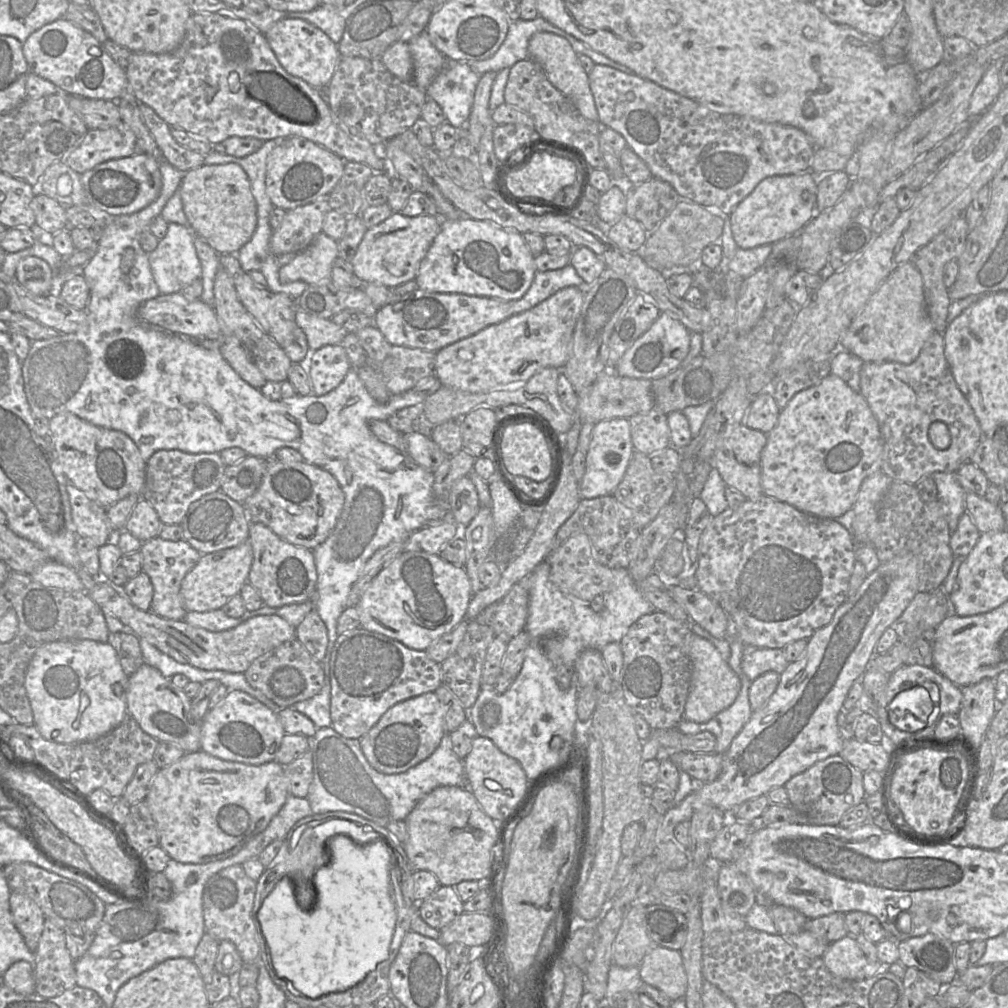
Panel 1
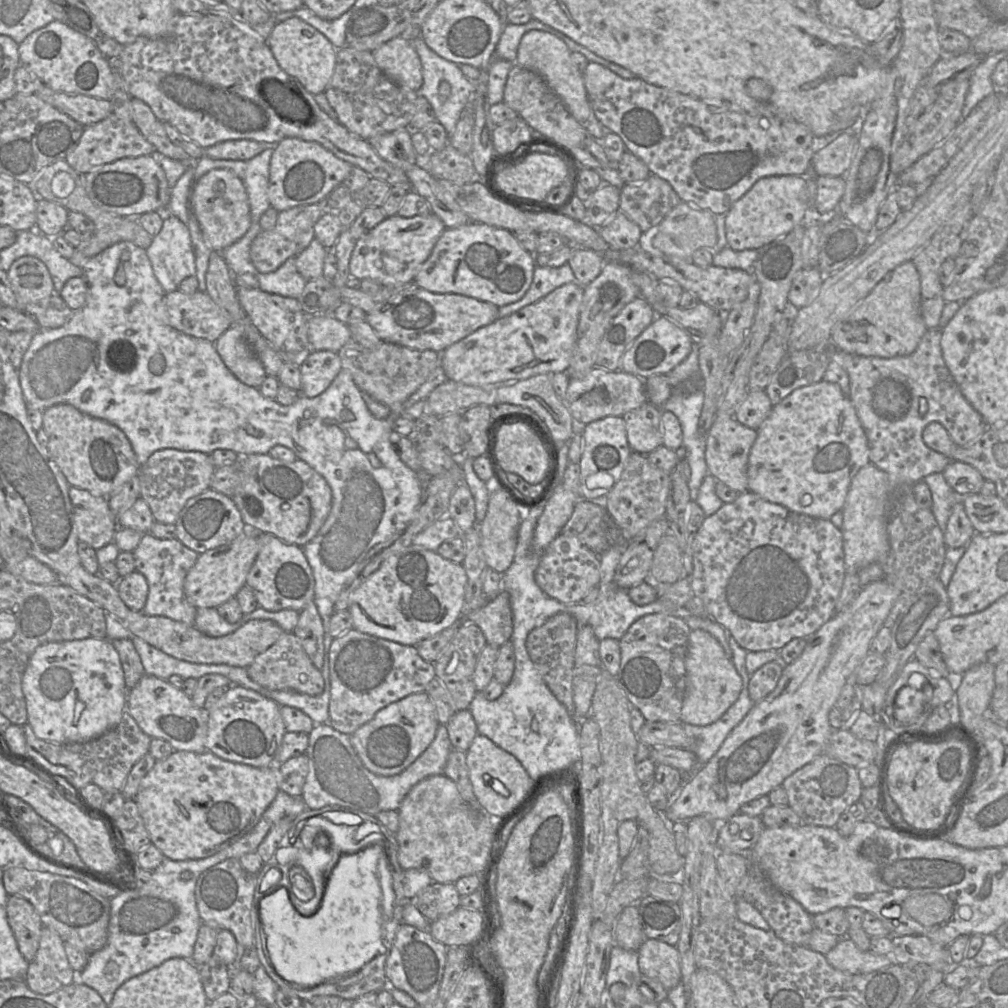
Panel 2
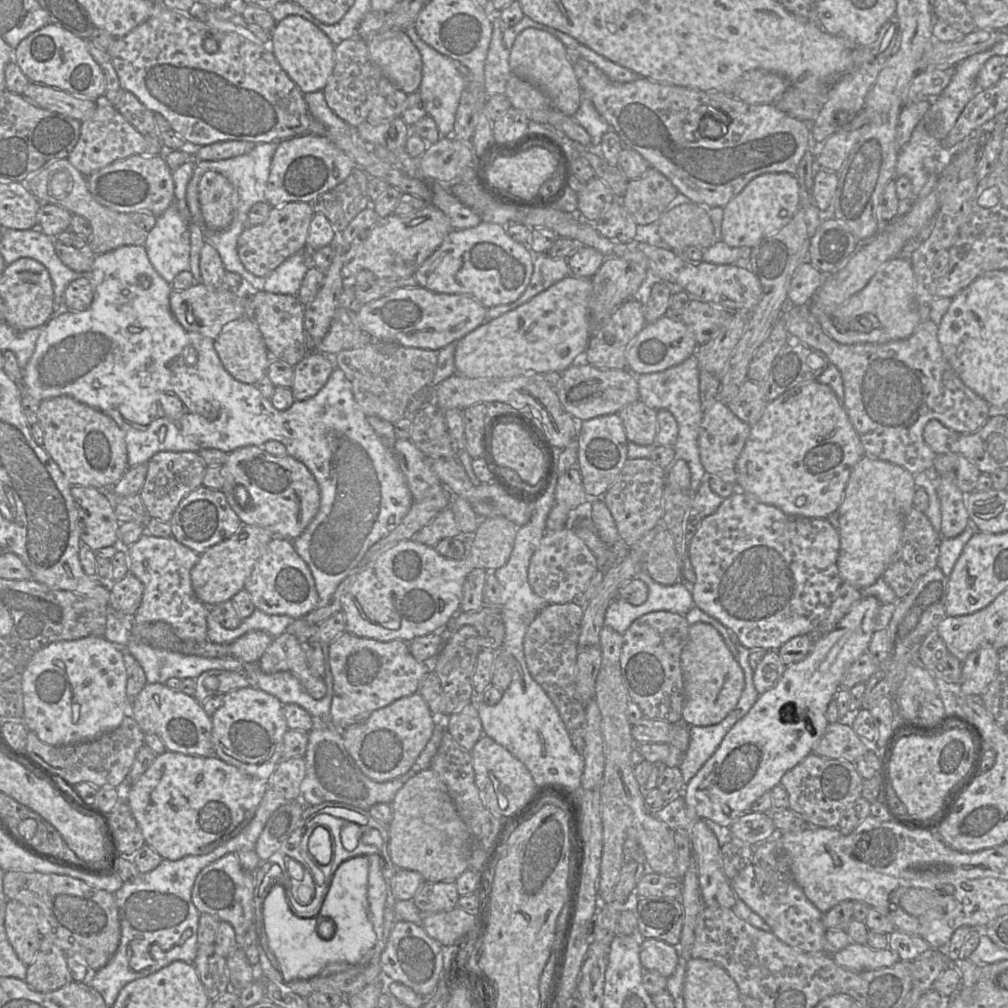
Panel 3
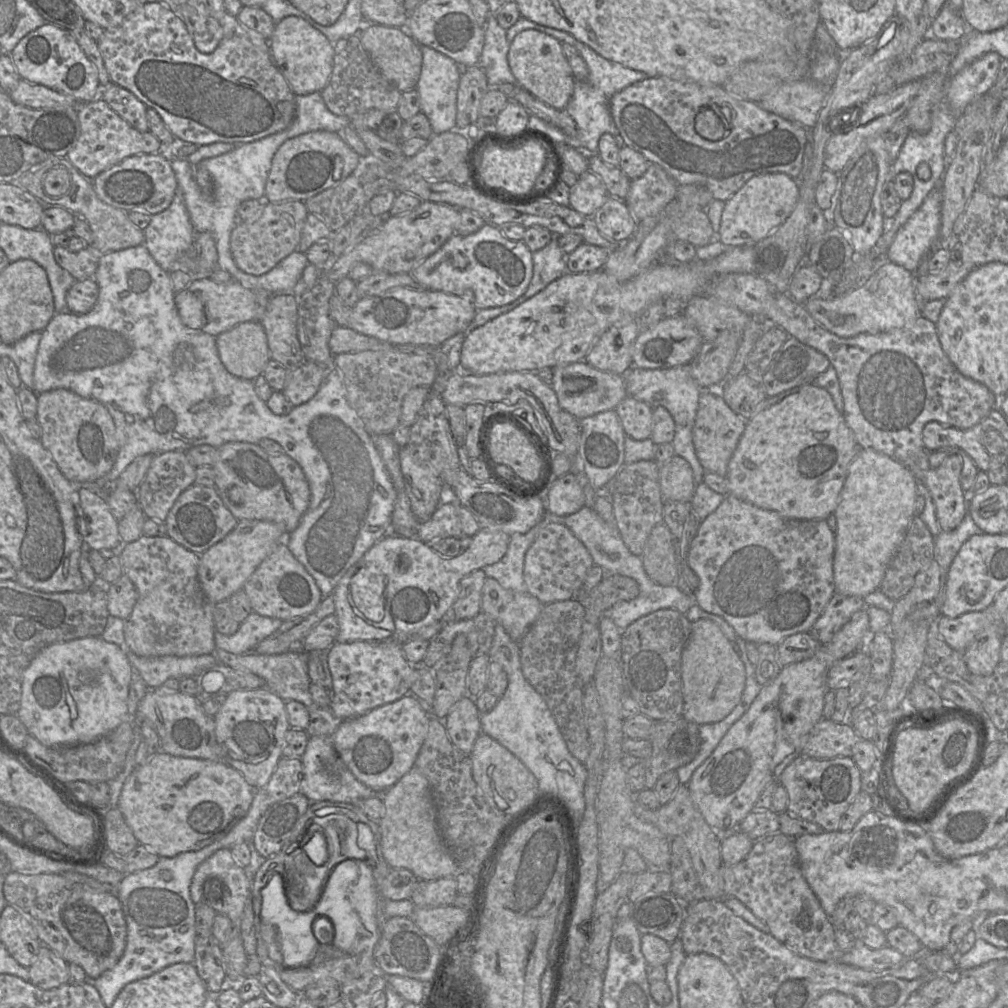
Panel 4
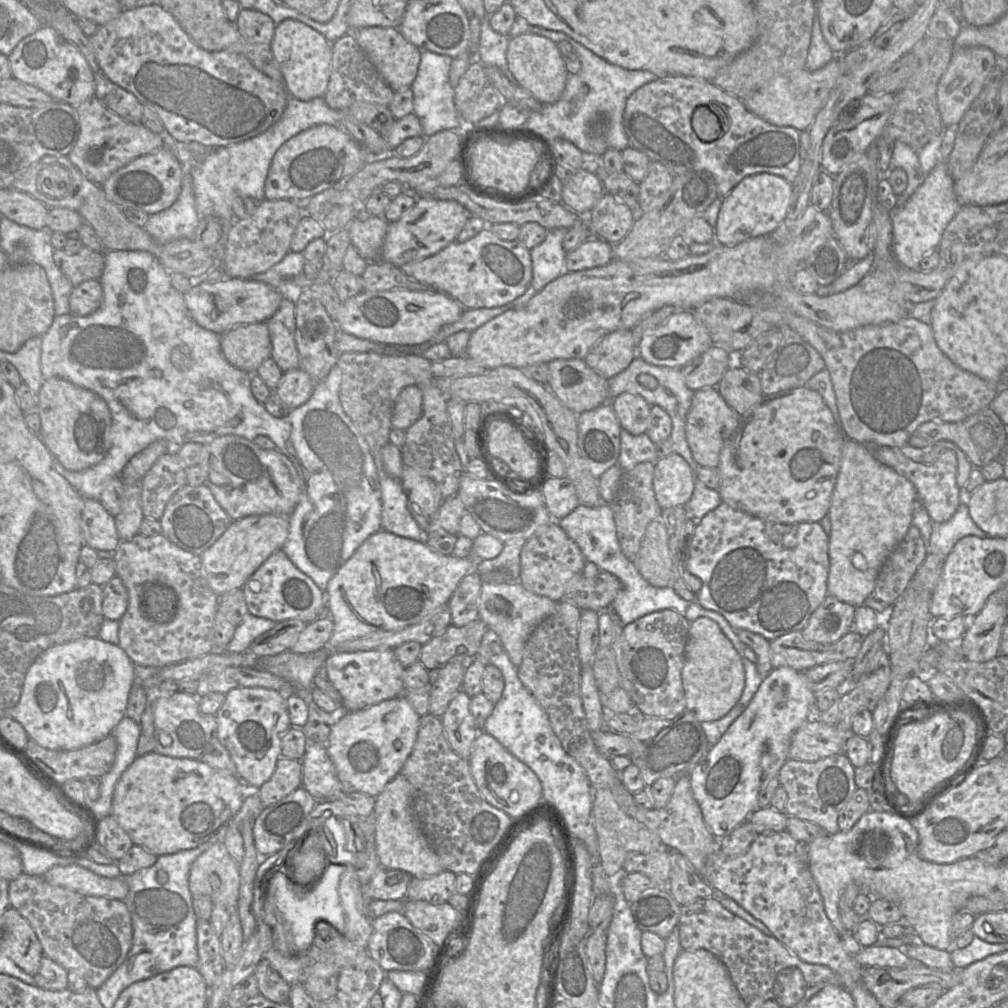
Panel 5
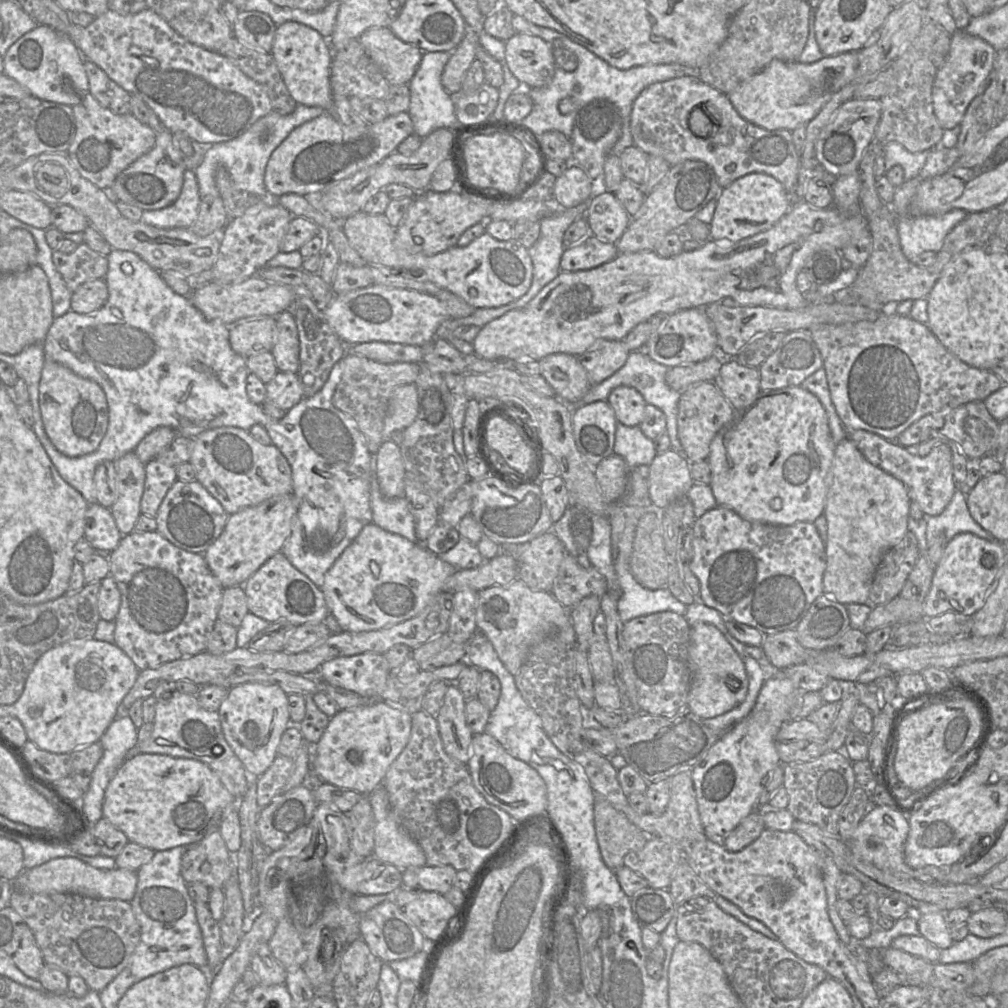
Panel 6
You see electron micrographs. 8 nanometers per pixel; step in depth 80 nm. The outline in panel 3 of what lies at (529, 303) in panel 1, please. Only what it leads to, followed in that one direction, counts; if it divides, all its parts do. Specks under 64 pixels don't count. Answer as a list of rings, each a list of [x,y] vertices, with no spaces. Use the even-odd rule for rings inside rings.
[[[547,253],[534,254],[534,271],[524,293],[510,304],[488,308],[486,321],[516,309],[570,274],[565,258],[552,258]]]

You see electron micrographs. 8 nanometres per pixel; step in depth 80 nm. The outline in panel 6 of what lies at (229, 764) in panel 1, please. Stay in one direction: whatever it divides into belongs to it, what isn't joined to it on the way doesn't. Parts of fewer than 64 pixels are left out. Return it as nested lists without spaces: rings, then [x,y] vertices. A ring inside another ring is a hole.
[[[133,753],[106,787],[102,818],[121,830],[130,842],[154,852],[164,851],[197,843],[218,830],[225,808],[234,800],[220,776],[200,761]]]

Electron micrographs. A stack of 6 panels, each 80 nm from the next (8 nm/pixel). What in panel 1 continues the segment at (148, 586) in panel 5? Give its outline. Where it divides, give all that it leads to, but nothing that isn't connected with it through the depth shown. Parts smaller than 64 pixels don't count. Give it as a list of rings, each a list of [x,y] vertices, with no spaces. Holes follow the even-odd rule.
[[[159,536],[142,542],[139,551],[142,556],[142,571],[149,576],[154,589],[150,611],[166,619],[183,620],[188,611],[180,596],[181,583],[202,554],[184,539],[170,541]]]

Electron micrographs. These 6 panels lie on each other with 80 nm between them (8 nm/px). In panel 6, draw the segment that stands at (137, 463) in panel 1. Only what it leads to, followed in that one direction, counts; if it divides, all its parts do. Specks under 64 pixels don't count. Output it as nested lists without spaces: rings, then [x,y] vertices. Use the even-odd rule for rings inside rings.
[[[45,359],[39,384],[39,407],[45,432],[63,455],[75,458],[96,451],[108,428],[108,404],[103,389],[65,366]]]

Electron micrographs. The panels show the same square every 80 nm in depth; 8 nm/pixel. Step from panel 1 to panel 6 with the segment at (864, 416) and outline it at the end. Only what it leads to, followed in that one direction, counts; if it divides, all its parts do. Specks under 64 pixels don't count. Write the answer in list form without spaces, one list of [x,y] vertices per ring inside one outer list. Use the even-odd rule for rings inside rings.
[[[790,386],[771,391],[760,391],[752,404],[746,408],[735,411],[733,419],[723,426],[710,443],[707,463],[710,466],[712,478],[710,488],[717,506],[727,507],[736,512],[740,517],[752,522],[761,522],[771,525],[787,526],[798,522],[813,523],[824,512],[827,475],[831,469],[836,448],[832,439],[827,413],[819,399],[801,386]]]

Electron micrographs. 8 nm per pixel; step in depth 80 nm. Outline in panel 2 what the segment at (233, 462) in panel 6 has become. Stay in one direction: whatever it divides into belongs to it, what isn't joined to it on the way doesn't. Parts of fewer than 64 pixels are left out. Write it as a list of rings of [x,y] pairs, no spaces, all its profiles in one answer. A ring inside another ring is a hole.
[[[250,454],[238,459],[240,482],[231,499],[246,527],[269,533],[285,543],[303,547],[313,539],[331,509],[332,493],[326,480],[306,462],[283,461],[267,454]]]

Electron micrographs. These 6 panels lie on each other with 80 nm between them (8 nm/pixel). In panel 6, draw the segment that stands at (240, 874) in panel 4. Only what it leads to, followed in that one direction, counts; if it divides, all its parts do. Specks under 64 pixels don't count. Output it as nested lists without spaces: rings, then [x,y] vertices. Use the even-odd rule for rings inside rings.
[[[214,830],[188,850],[181,860],[181,875],[187,884],[202,883],[209,889],[222,889],[234,873],[231,854],[219,832]]]

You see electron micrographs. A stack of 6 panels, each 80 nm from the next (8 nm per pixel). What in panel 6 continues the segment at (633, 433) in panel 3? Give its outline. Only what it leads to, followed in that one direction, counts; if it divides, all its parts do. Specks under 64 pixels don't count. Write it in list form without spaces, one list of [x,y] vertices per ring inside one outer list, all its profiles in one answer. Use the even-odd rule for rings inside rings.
[[[618,386],[607,399],[613,408],[617,422],[626,426],[639,426],[644,418],[646,401],[633,387]]]

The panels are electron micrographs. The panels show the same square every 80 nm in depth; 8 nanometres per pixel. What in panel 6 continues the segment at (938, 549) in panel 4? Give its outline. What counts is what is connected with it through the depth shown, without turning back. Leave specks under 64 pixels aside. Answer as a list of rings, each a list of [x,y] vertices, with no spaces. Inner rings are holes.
[[[957,488],[942,513],[934,516],[924,514],[923,518],[927,522],[927,547],[934,542],[938,534],[944,534],[946,541],[949,541],[961,532],[970,532],[979,538],[998,542],[974,521],[968,510],[966,495]]]

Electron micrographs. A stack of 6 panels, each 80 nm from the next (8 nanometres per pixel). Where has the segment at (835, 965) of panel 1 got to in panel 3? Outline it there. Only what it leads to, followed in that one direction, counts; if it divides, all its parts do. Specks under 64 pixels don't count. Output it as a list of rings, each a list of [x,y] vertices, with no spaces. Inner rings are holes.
[[[855,942],[833,954],[832,958],[838,966],[853,972],[890,967],[900,960],[898,954],[890,948],[876,950],[867,944]]]

